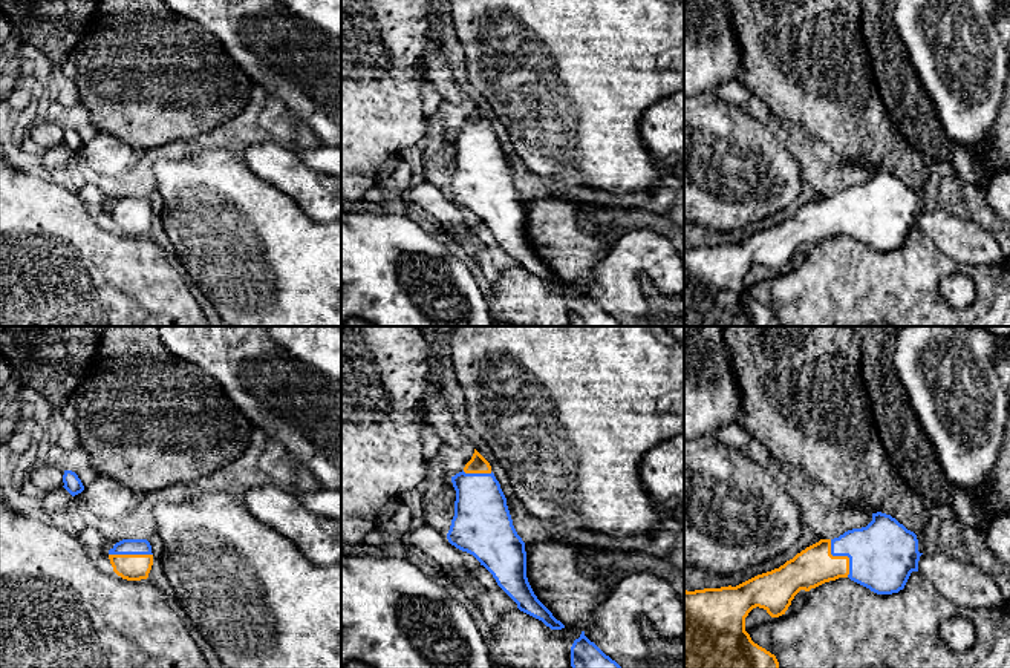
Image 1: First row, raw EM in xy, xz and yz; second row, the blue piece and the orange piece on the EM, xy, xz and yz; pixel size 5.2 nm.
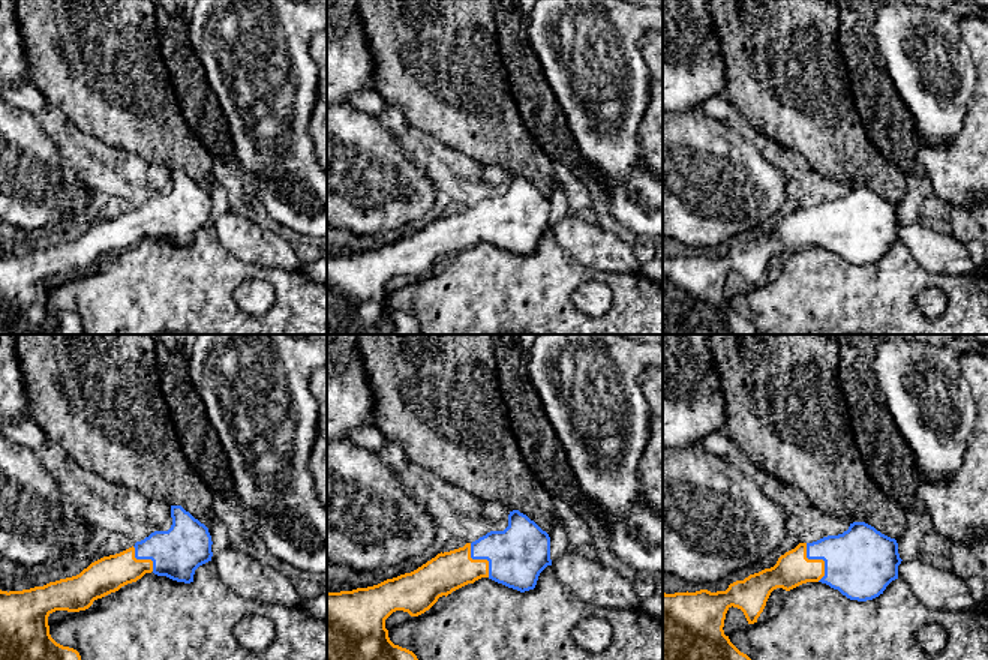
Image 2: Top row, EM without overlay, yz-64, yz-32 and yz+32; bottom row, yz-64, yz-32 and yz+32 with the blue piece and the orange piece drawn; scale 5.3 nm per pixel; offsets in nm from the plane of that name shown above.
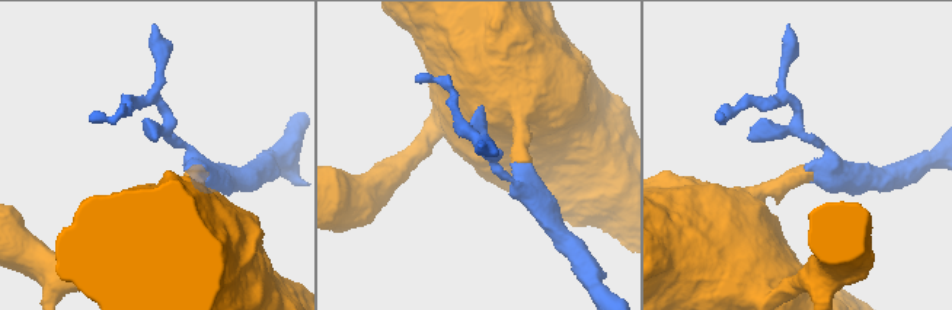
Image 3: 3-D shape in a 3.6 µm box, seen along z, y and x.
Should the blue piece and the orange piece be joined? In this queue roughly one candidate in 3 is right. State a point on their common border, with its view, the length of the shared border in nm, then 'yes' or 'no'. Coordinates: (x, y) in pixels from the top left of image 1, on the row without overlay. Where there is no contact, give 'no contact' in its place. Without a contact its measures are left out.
yz (842, 212) | 220 nm | yes

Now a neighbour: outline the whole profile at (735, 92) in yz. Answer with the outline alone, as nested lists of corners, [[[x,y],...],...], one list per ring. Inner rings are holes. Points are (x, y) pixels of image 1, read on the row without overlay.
[[[731,80],[728,83],[719,84],[713,93],[725,100],[727,103],[739,107],[742,107],[753,97],[753,93],[741,80]]]

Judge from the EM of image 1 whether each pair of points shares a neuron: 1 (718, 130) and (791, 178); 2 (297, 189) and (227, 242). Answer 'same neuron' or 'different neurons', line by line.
1: same neuron
2: different neurons

